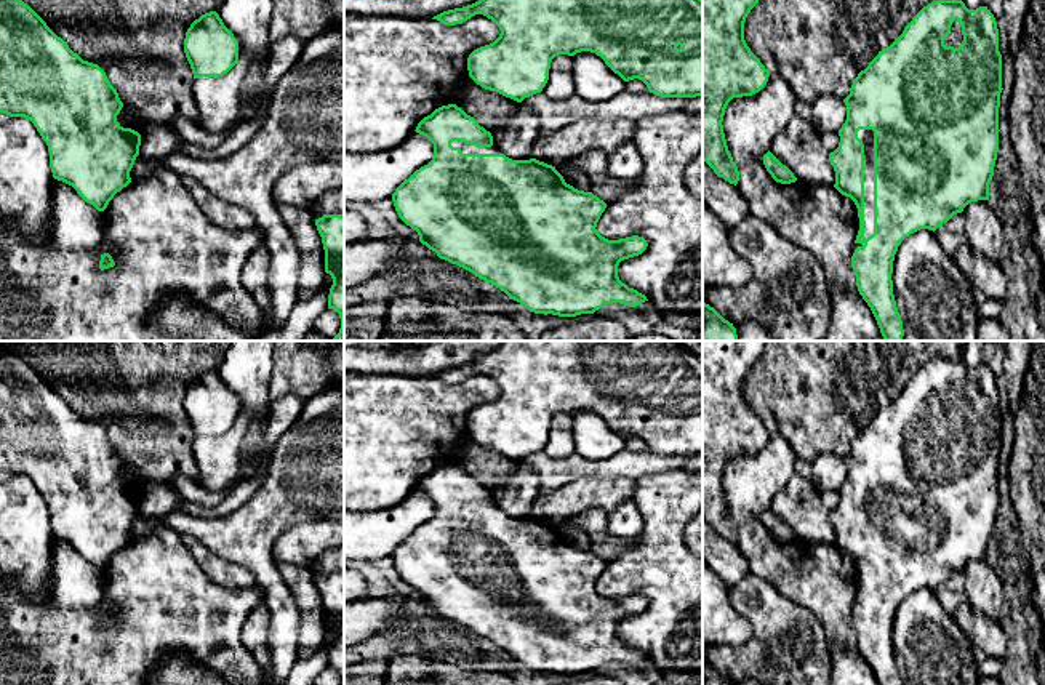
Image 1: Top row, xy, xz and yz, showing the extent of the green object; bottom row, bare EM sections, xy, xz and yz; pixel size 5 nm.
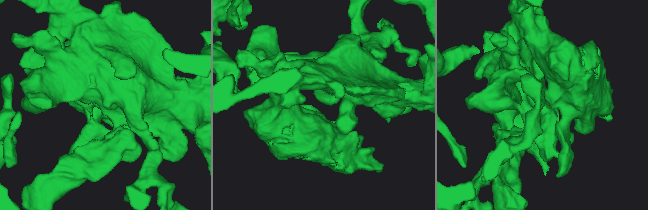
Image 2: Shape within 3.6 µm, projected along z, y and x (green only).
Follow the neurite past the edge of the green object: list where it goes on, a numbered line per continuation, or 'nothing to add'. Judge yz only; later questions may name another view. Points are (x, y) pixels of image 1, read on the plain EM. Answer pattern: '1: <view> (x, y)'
1: yz (956, 396)
2: yz (866, 495)

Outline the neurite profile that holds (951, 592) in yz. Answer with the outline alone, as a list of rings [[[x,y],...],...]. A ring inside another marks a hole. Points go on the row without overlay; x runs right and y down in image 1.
[[[963,571],[954,573],[947,581],[935,589],[938,600],[943,608],[954,615],[960,603],[967,602],[967,594],[963,589]]]

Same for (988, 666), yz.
[[[975,650],[975,656],[976,656],[979,677],[999,677],[1003,659],[987,656],[979,650]]]

